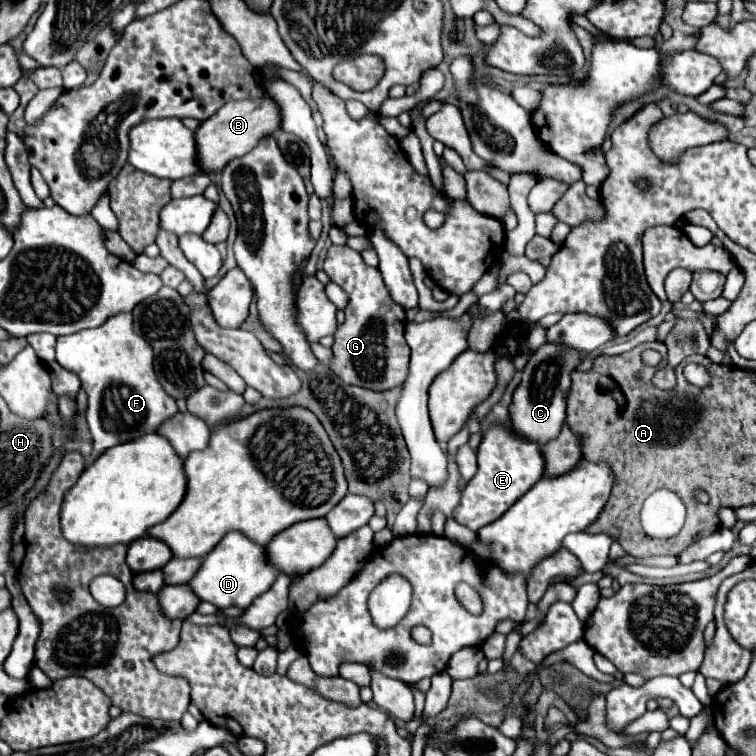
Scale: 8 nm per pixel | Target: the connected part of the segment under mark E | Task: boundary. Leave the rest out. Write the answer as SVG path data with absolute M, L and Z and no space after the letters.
M492 425L478 447L478 471L462 489L462 499L454 509L454 519L478 531L480 527L496 521L510 505L514 505L544 473L544 461L540 455L540 445L516 439L506 427Z

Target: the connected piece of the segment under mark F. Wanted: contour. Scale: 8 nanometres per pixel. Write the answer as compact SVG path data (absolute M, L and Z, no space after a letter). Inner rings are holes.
M130 313L112 315L112 317L106 319L104 325L100 325L96 329L82 329L78 333L58 337L56 351L60 351L60 357L56 357L56 361L64 369L70 369L70 371L78 373L78 377L82 381L82 387L88 393L86 417L88 417L90 433L94 437L92 459L96 459L104 449L110 449L114 445L132 441L132 439L142 437L146 433L154 433L162 421L166 421L168 417L174 417L178 413L176 401L168 393L164 393L162 385L156 379L152 347L146 339L142 339L138 333L134 333Z

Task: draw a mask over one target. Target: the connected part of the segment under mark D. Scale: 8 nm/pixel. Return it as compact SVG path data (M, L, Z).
M226 533L222 541L202 559L200 569L188 581L188 587L196 593L200 601L208 601L218 609L240 607L246 609L258 595L262 595L276 579L278 571L266 563L264 547L254 545L250 539L242 537L242 533Z

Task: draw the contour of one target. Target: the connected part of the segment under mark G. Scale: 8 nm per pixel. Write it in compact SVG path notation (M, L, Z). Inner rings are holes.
M332 245L328 249L324 271L350 297L348 307L344 309L346 321L344 325L338 325L334 333L334 345L332 345L334 361L330 365L334 373L338 373L350 385L364 385L366 389L374 391L402 385L402 377L406 377L410 361L410 347L406 345L404 339L406 313L402 311L400 305L396 305L390 299L380 271L366 265L362 255L346 245L344 247ZM378 365L384 365L380 375L378 375Z

